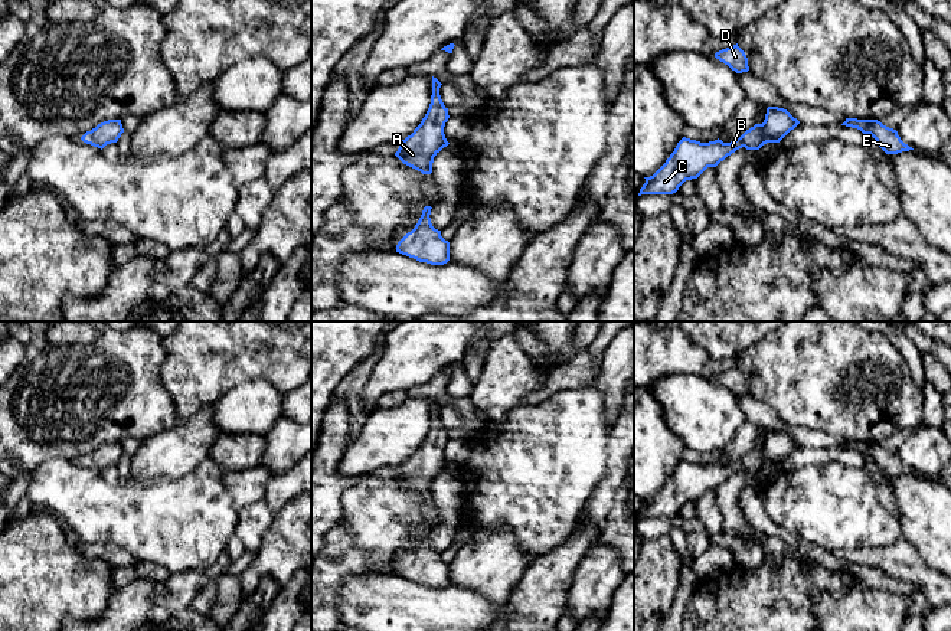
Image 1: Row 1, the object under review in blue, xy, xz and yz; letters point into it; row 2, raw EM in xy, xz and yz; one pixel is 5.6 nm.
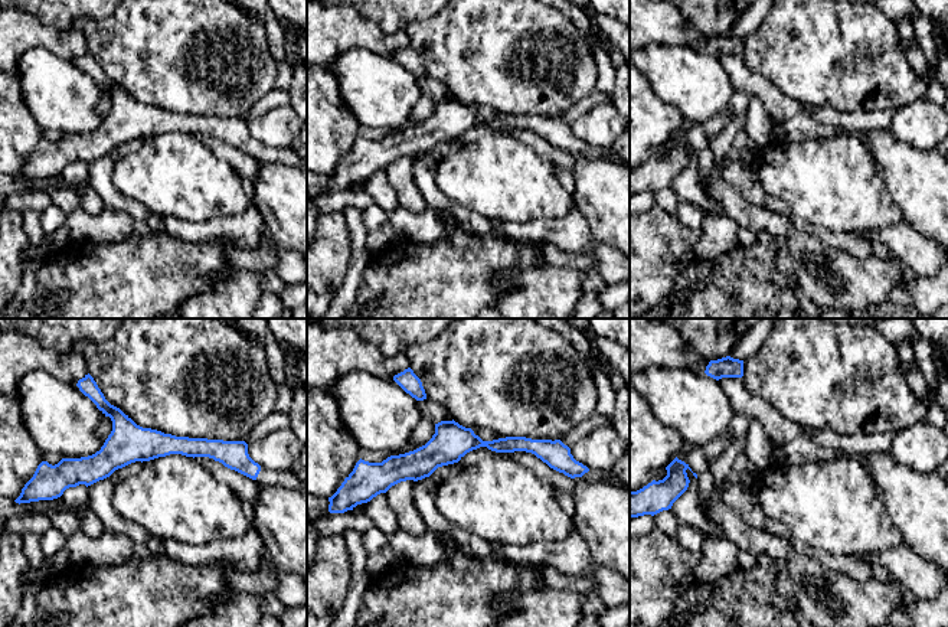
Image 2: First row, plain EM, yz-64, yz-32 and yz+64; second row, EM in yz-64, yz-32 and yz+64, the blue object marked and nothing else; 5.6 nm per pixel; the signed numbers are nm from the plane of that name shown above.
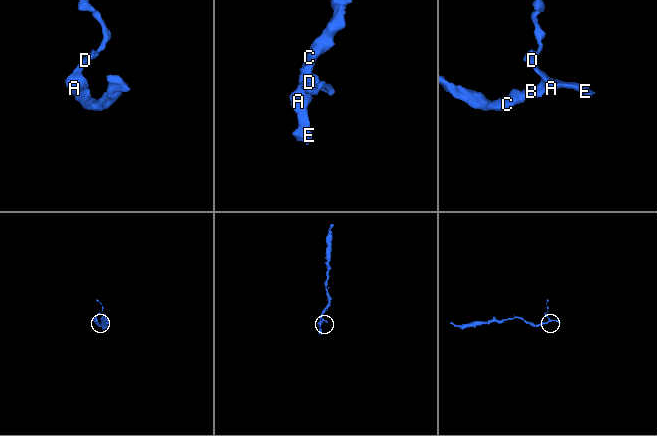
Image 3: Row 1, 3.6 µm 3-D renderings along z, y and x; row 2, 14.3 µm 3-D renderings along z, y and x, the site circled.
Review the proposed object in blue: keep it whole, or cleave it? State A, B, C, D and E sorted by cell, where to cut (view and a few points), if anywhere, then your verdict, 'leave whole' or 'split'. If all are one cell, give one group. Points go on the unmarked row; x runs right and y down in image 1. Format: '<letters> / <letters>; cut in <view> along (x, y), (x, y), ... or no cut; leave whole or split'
A B C D E; no cut; leave whole

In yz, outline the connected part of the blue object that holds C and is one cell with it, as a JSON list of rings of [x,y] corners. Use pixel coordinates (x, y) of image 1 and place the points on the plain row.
[[[768,429],[762,447],[755,447],[731,465],[715,462],[700,465],[683,460],[666,485],[640,511],[641,517],[673,517],[692,501],[697,501],[707,490],[716,490],[728,478],[745,470],[759,473],[767,465],[780,465],[800,444],[787,432]]]

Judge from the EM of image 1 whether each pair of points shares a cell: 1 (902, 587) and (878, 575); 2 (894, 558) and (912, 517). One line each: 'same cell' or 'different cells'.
1: same cell
2: different cells

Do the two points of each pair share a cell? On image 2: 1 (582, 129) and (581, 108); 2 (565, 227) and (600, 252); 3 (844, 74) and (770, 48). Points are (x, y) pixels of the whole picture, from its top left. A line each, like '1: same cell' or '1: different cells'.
1: different cells
2: same cell
3: same cell

